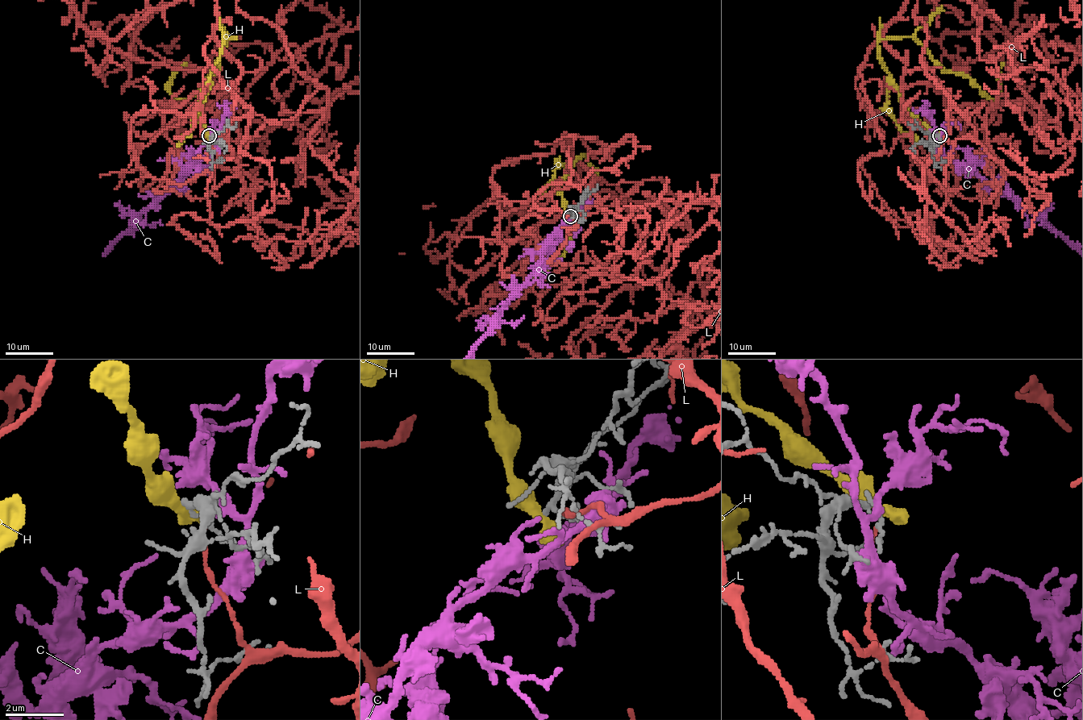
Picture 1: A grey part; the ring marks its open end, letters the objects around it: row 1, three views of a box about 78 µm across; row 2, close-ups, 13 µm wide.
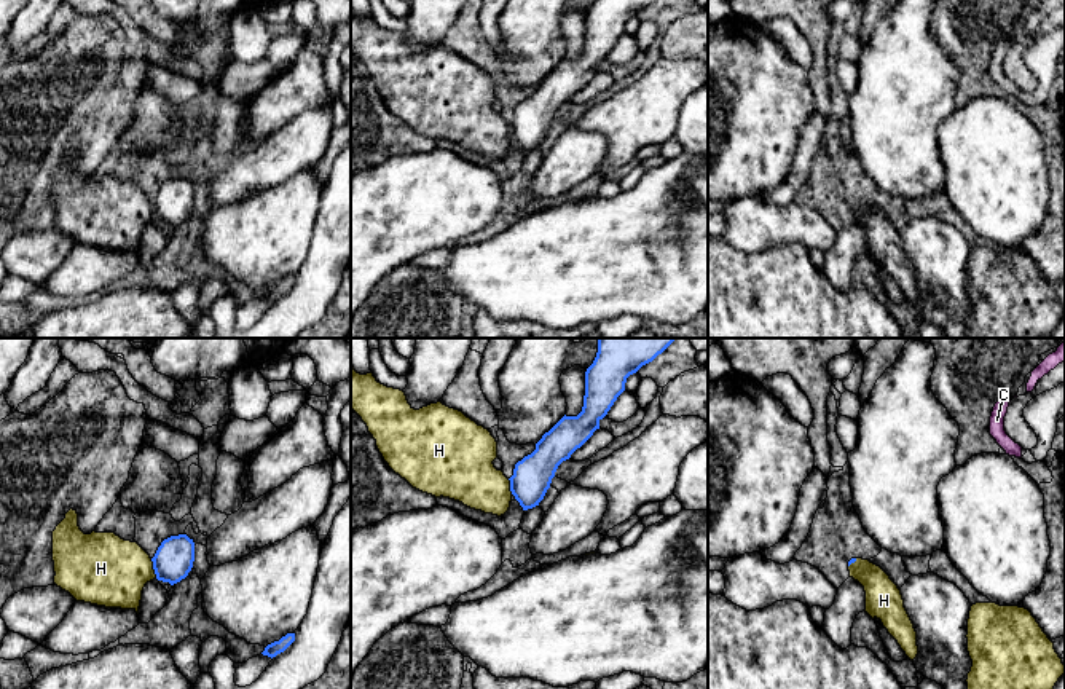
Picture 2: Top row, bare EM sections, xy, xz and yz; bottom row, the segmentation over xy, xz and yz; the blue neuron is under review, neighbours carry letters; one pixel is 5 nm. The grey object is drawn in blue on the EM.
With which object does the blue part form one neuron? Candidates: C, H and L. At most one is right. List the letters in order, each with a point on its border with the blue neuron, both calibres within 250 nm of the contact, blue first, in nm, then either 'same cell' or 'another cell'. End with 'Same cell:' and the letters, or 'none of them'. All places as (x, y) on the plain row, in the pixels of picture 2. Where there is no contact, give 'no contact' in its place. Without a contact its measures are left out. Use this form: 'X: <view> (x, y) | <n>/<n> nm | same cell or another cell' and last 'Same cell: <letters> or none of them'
C: no contact | another cell
H: xy (153, 211) | 200/360 nm | another cell
L: no contact | another cell
Same cell: none of them

